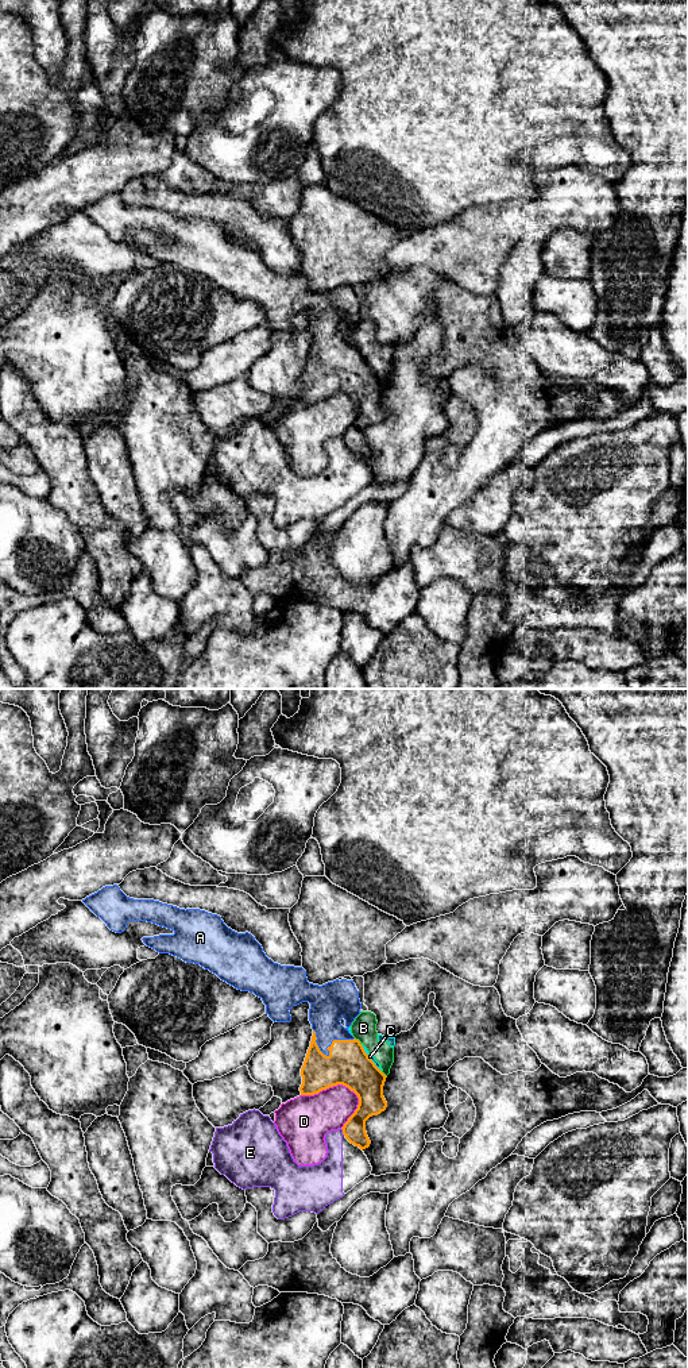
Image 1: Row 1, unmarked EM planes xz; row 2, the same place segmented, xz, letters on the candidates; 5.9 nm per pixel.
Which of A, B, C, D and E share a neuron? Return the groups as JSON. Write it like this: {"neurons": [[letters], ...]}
{"neurons": [["A"], ["B", "C"], ["D"], ["E"]]}

